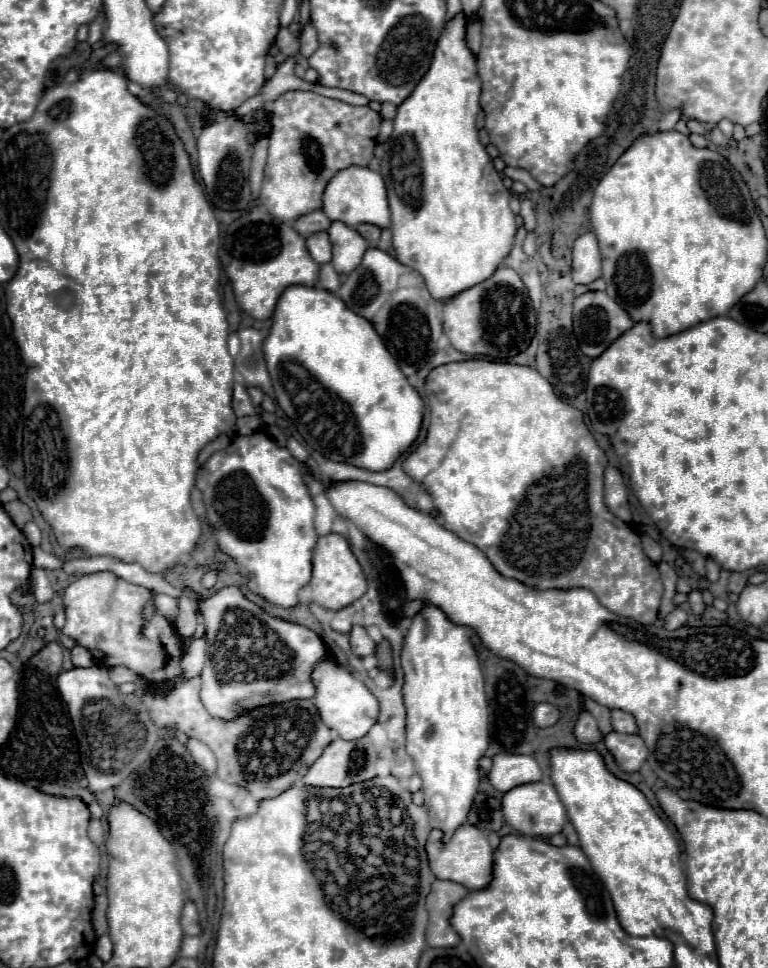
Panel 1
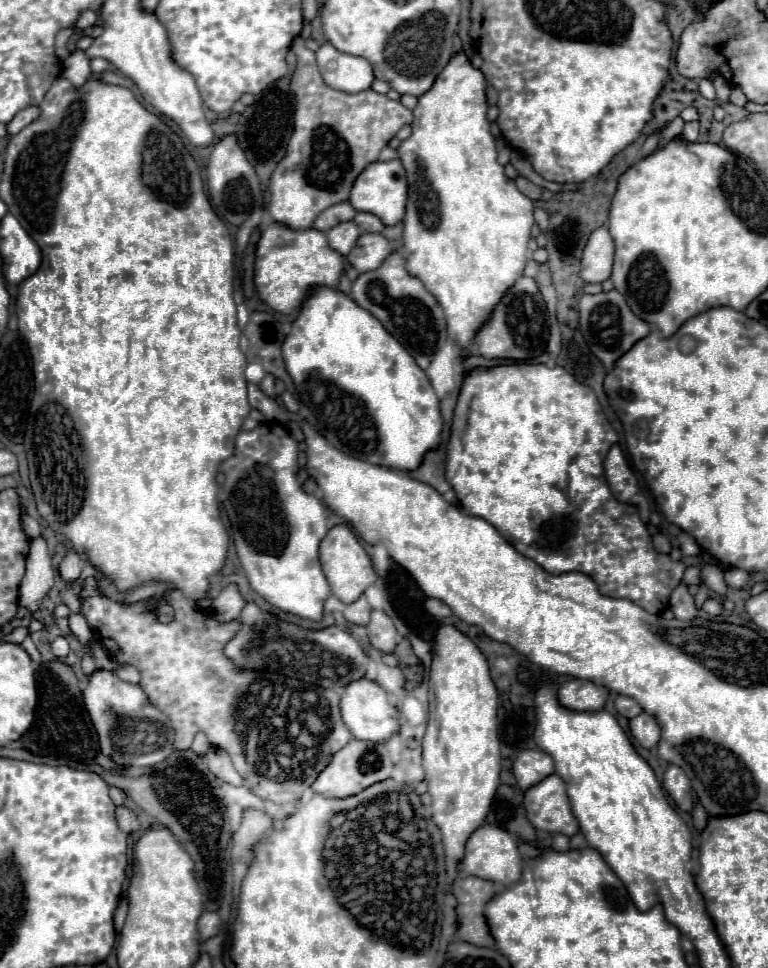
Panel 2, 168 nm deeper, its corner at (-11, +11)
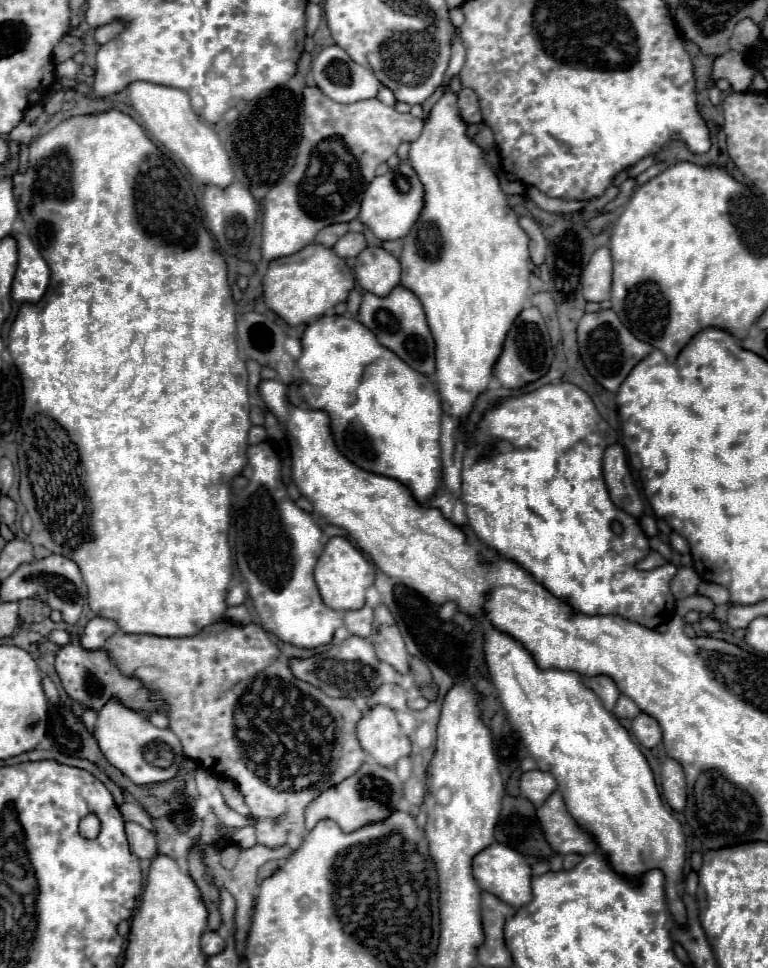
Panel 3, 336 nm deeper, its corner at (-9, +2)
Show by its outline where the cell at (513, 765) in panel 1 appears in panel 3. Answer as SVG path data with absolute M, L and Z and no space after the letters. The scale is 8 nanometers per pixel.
M528 771L522 775L520 779L520 791L536 805L540 807L548 797L550 793L556 791L556 779L550 775L550 773L544 773L544 771Z

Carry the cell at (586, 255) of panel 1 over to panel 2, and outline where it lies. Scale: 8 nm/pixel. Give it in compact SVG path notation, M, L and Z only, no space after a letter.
M606 226L596 228L584 248L582 256L582 280L584 282L604 282L612 272L614 242Z

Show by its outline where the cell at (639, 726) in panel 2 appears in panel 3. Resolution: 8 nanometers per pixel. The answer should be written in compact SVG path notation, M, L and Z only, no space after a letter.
M648 713L636 715L632 719L630 731L637 742L642 743L648 749L656 747L662 741L662 729L660 729L658 721L654 717L650 717Z

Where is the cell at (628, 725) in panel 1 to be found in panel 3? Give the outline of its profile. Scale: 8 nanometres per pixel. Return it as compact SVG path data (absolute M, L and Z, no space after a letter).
M620 695L618 703L616 703L616 707L614 707L614 715L616 715L618 719L634 719L638 713L640 713L638 705L636 705L630 697Z

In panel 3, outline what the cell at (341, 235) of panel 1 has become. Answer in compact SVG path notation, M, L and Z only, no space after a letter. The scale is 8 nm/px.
M366 247L356 257L354 275L364 291L390 295L400 285L400 261L382 247Z

